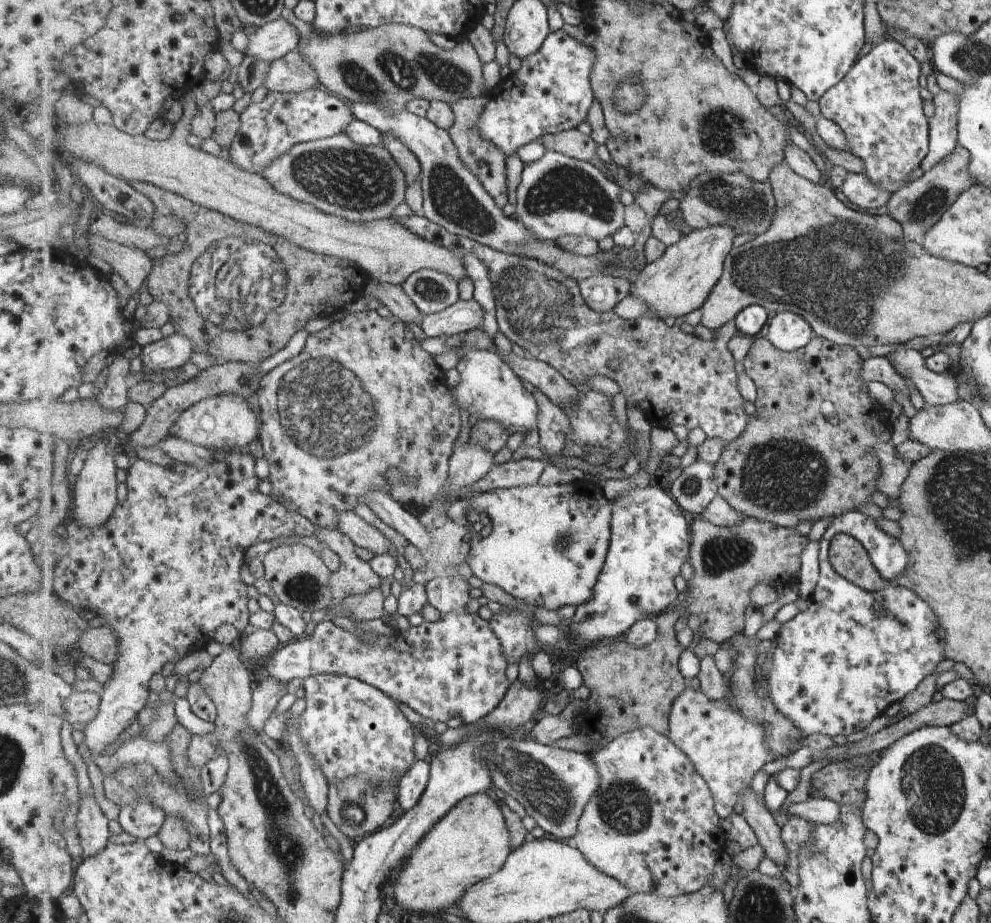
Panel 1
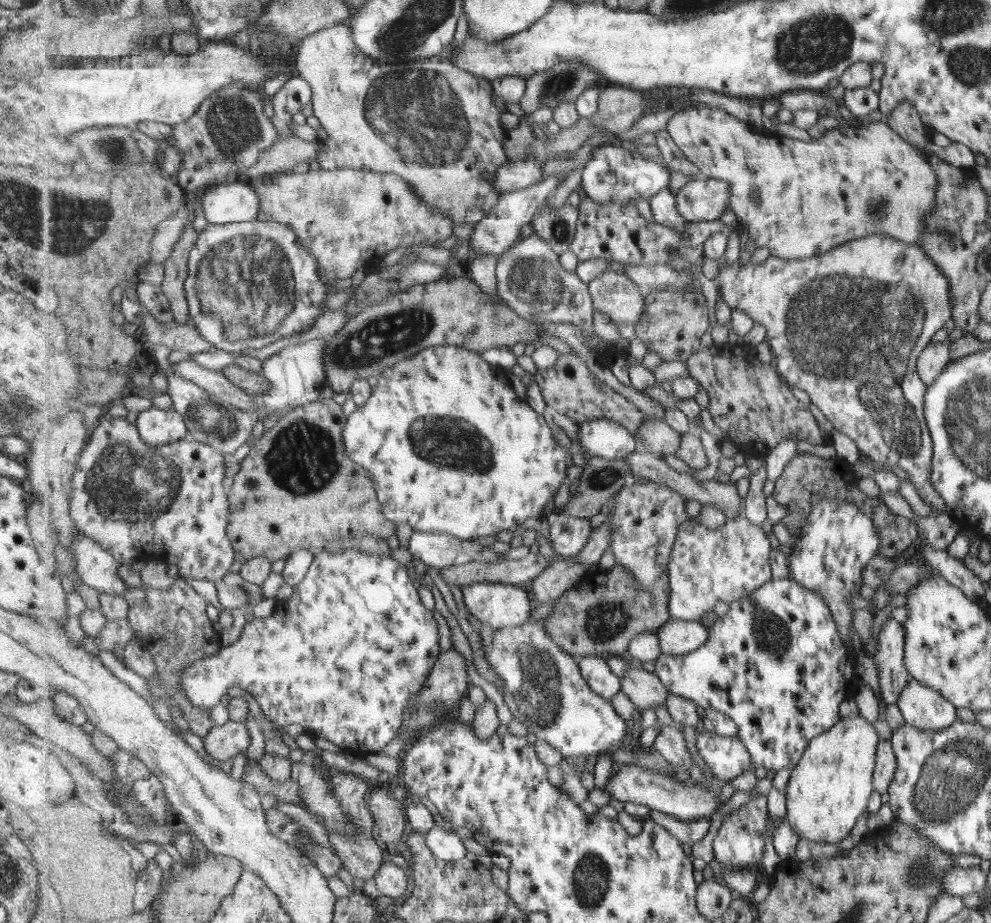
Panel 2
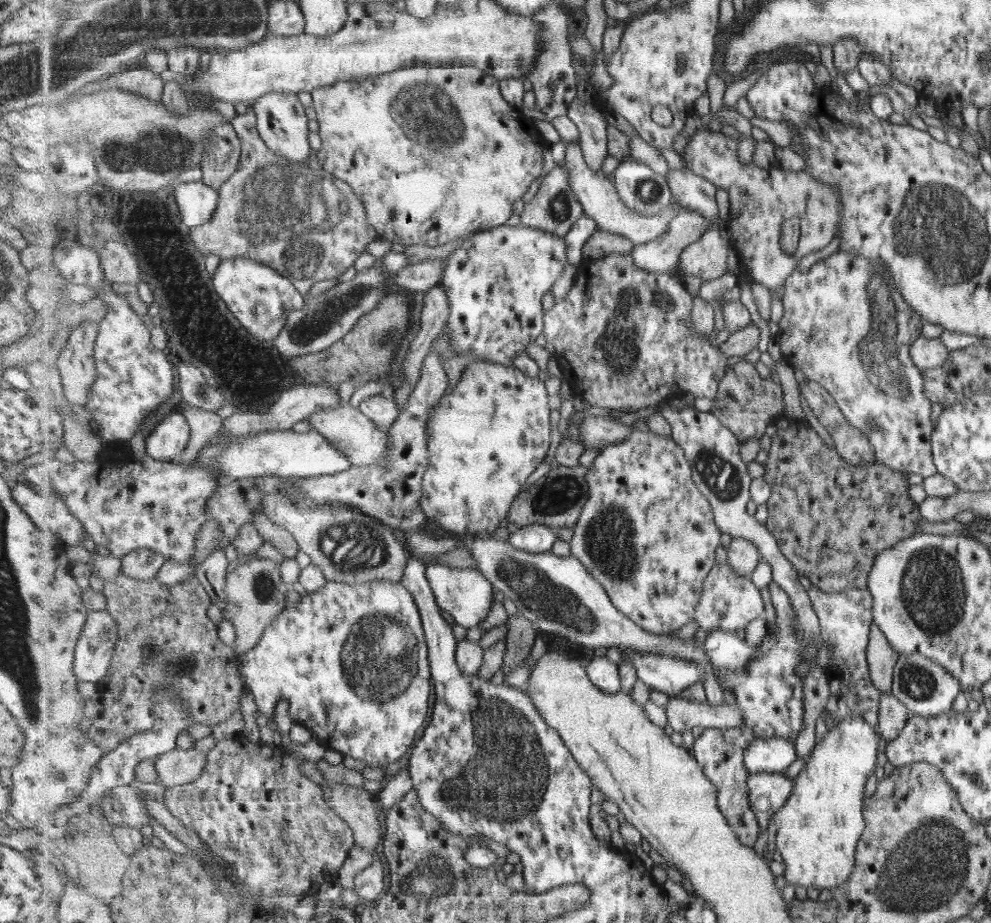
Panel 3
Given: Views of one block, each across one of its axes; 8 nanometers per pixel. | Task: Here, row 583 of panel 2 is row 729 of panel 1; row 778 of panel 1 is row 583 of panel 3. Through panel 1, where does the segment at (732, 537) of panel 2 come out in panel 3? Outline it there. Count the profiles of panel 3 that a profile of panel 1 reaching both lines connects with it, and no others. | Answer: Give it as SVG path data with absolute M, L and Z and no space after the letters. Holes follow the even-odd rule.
M717 562L705 579L704 596L701 597L701 603L697 608L695 623L706 631L735 631L737 628L747 628L749 622L765 614L765 600L759 588L752 584L750 576L737 574L729 562Z

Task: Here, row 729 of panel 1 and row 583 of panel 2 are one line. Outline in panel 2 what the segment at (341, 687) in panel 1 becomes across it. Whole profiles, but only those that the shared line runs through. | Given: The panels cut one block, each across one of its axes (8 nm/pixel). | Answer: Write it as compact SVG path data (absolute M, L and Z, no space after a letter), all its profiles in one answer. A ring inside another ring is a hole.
M349 549L339 553L319 552L303 582L293 587L294 593L292 596L283 602L283 606L274 615L255 618L246 623L240 637L235 642L227 647L223 646L217 654L209 658L196 660L193 664L189 664L189 668L185 668L185 672L183 672L181 687L183 687L183 691L187 693L187 697L191 699L193 705L203 710L209 710L215 704L219 704L221 696L225 696L233 688L233 684L236 684L257 700L264 715L277 726L300 724L303 728L313 730L315 735L339 747L340 751L351 753L358 751L377 752L377 750L385 748L399 734L401 725L405 722L405 707L408 706L409 699L425 686L425 683L429 680L429 673L433 671L437 659L443 653L440 644L439 622L437 622L435 614L423 606L417 588L418 586L411 582L411 576L409 576L407 568L397 560L393 560L391 556L369 554L369 552L359 551L358 549Z

